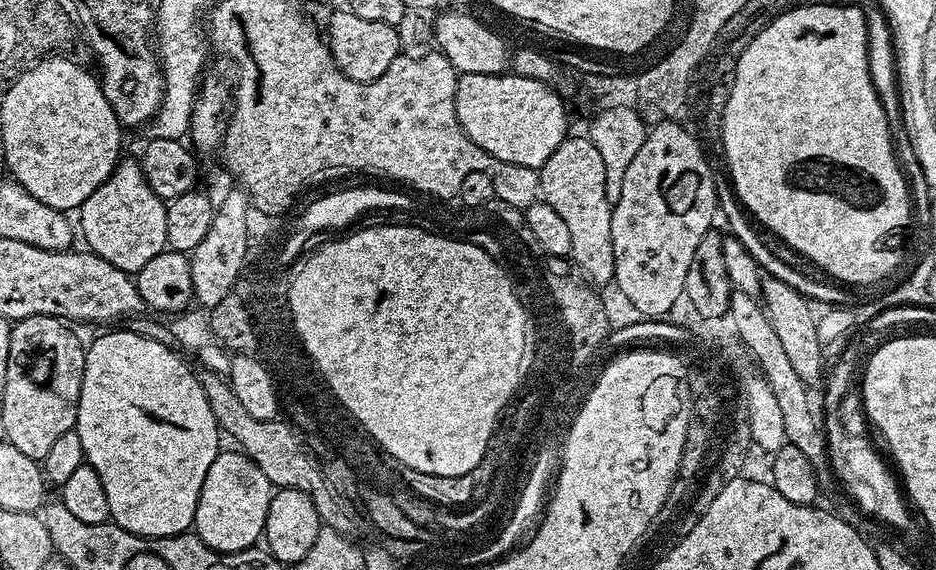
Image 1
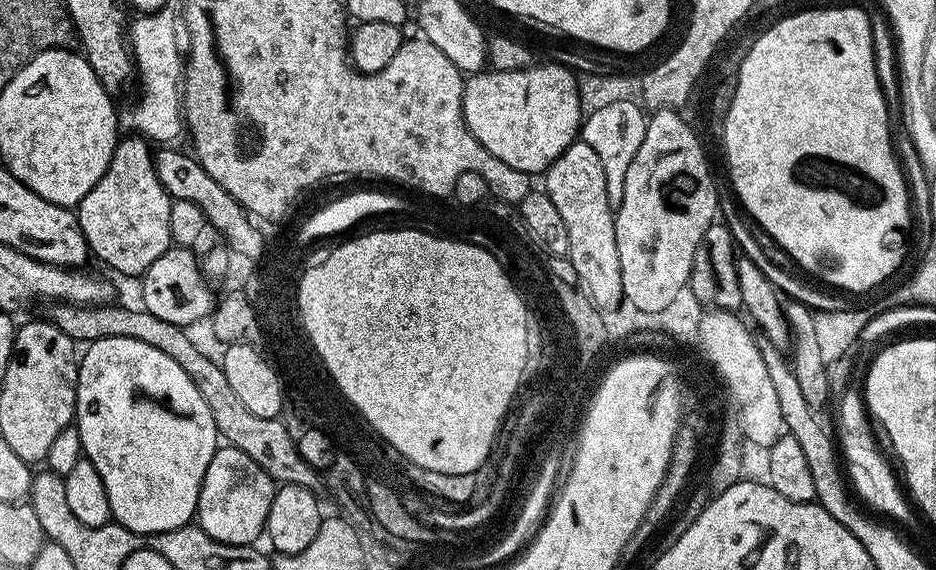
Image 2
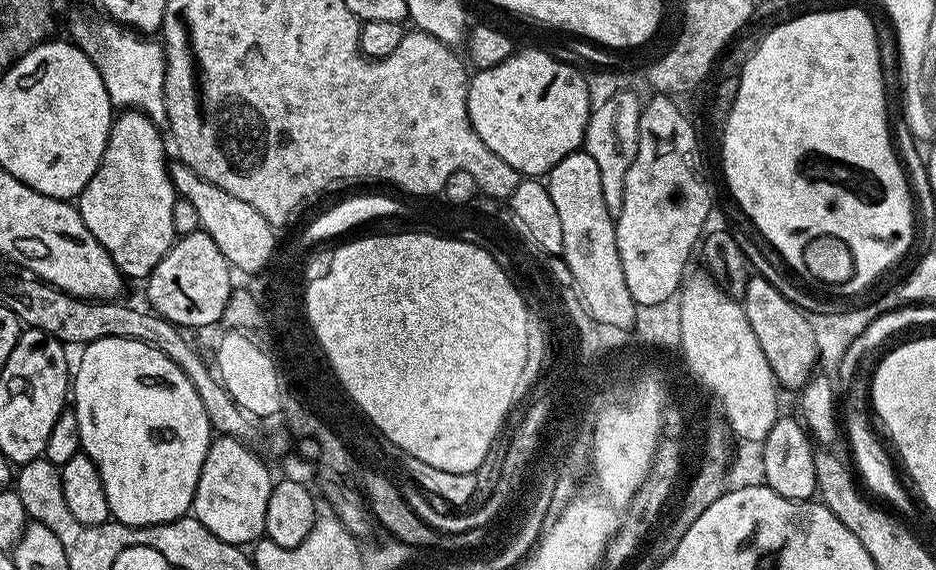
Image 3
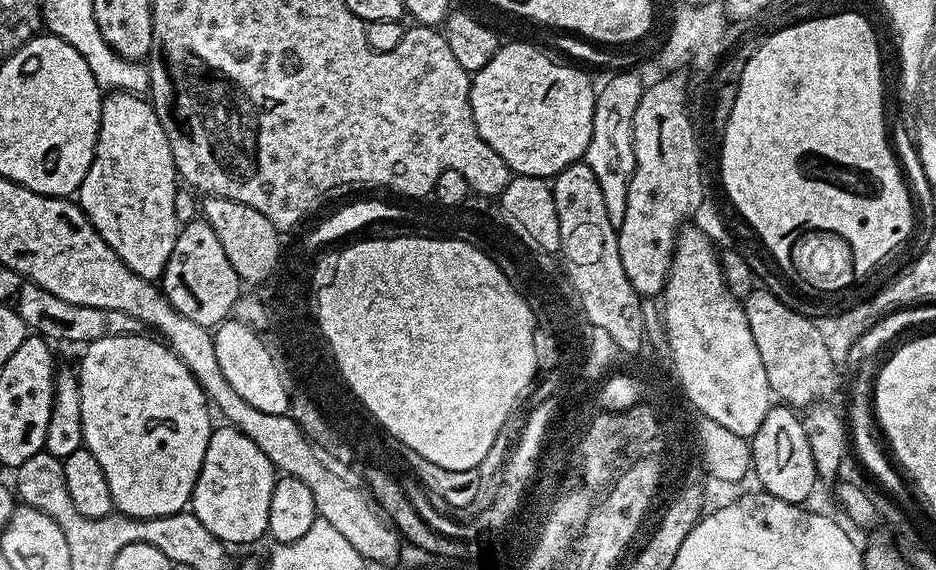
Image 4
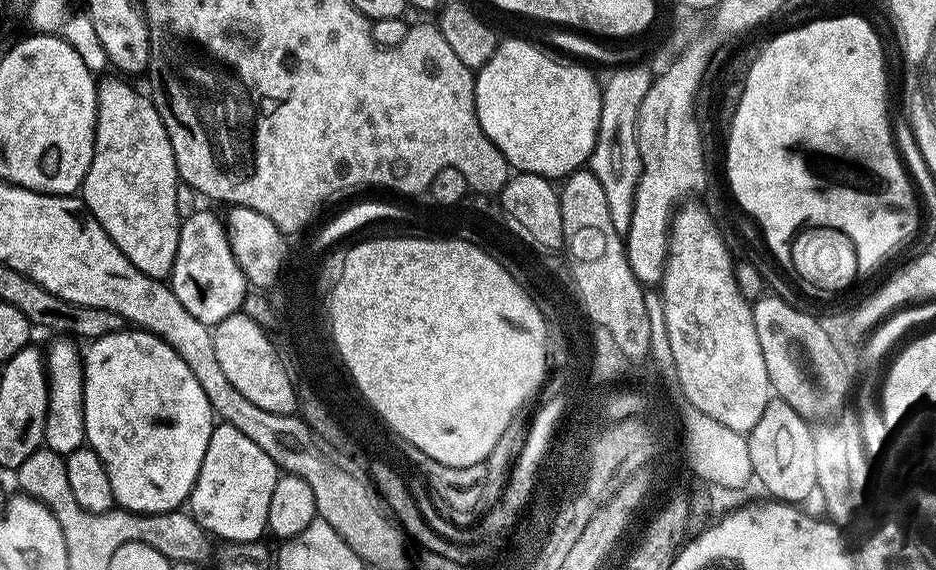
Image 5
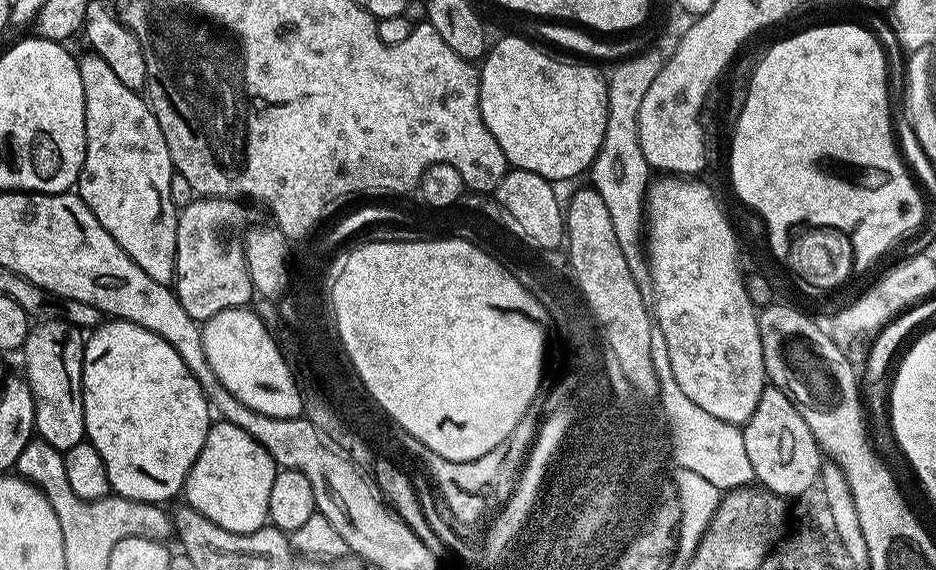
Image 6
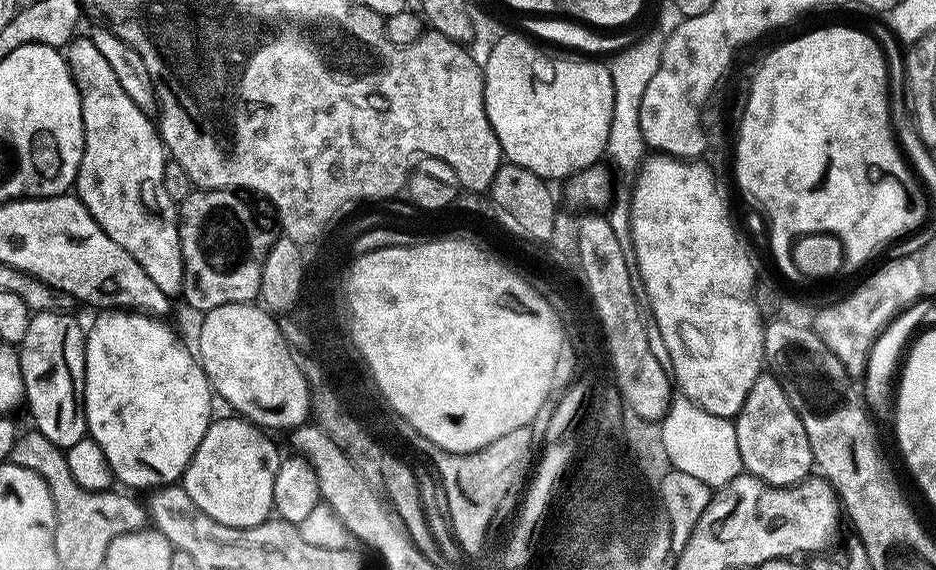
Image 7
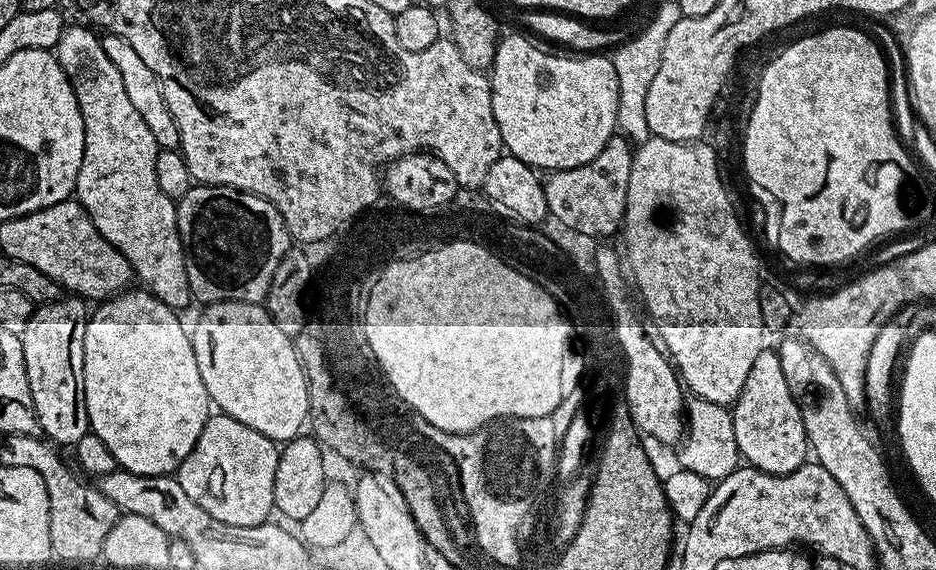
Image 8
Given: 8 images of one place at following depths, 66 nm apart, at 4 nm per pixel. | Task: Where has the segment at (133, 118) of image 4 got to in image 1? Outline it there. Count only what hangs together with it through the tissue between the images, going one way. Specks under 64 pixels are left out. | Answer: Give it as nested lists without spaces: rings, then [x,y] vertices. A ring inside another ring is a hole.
[[[124,158],[117,163],[115,170],[106,178],[106,182],[102,182],[102,186],[98,186],[98,190],[94,190],[94,194],[90,194],[90,198],[86,198],[86,202],[80,205],[78,232],[79,235],[80,232],[84,235],[85,242],[89,244],[85,245],[93,253],[105,259],[106,262],[110,262],[112,266],[116,266],[118,270],[135,274],[142,270],[142,266],[146,266],[146,262],[150,262],[150,258],[154,258],[168,248],[166,242],[167,209],[167,203],[161,200],[158,194],[154,194],[154,190],[148,185],[144,171],[140,168],[139,159]]]

